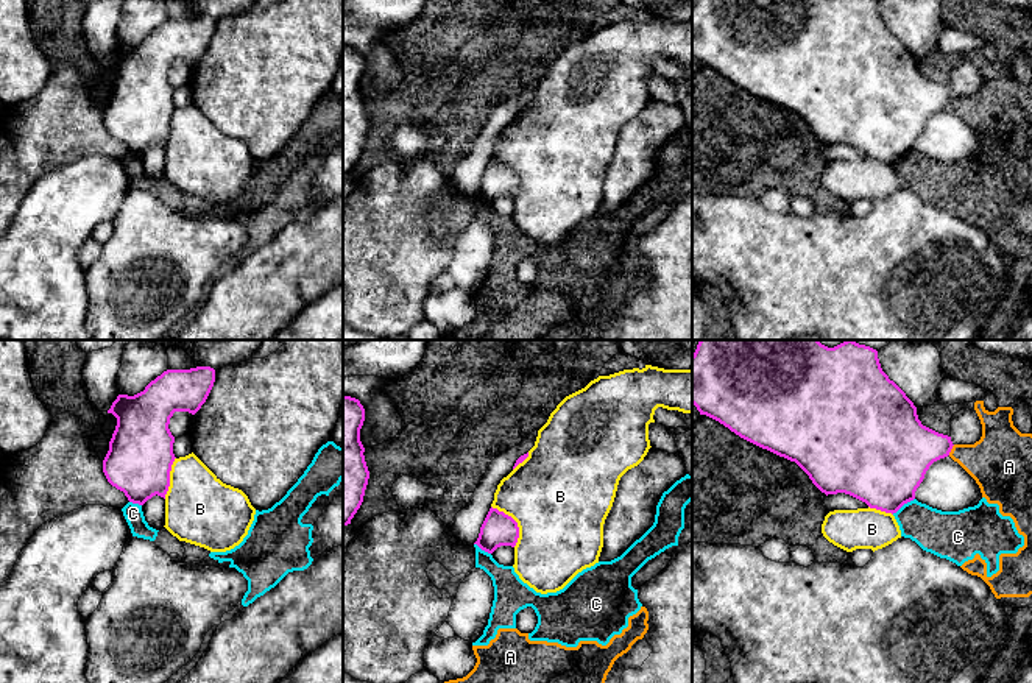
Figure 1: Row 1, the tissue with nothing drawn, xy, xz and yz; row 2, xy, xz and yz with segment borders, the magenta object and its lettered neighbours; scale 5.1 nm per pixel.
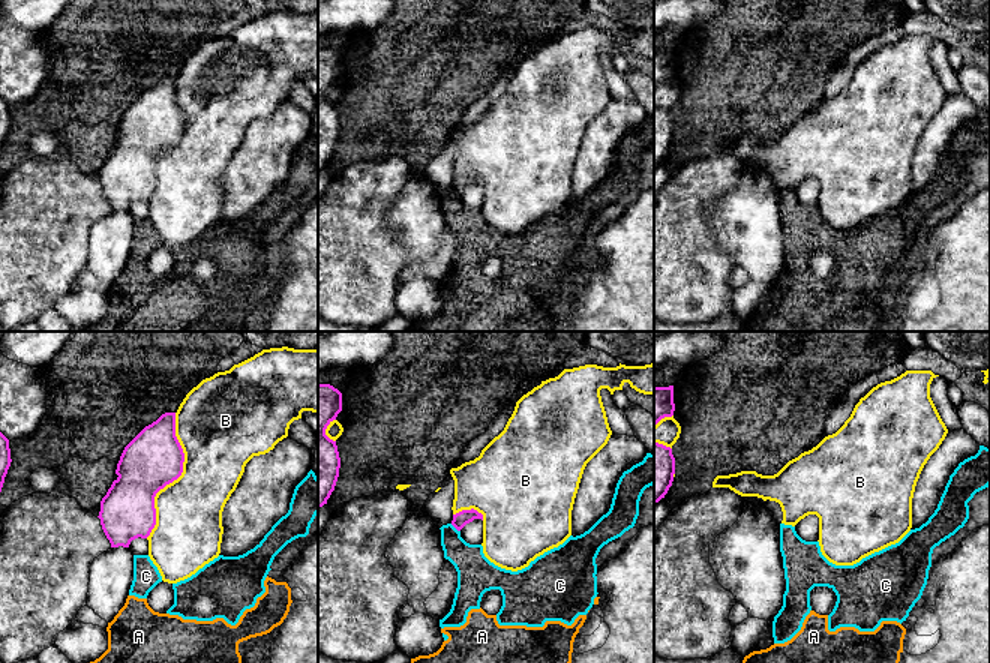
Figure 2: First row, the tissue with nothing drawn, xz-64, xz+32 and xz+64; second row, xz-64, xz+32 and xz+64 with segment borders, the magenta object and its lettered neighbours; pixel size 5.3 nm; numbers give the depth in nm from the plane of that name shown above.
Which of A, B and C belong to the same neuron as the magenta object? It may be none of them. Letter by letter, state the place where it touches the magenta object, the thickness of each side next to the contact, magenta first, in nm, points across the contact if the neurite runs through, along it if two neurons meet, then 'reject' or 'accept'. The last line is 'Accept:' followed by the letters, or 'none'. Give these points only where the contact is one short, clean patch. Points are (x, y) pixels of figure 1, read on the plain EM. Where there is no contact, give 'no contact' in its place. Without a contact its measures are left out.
A: meets magenta in yz at (951, 99); 320 nm thick on the magenta side, 300 nm on the other; border along yz (954, 95), (948, 105); reject
B: meets magenta in xz at (516, 173); 170 nm thick on the magenta side, 500 nm on the other; reject
C: meets magenta in yz at (903, 155); 460 nm thick on the magenta side, 220 nm on the other; border along yz (914, 148), (892, 164); reject
Accept: none

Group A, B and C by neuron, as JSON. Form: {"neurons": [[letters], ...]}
{"neurons": [["A", "C"], ["B"]]}

